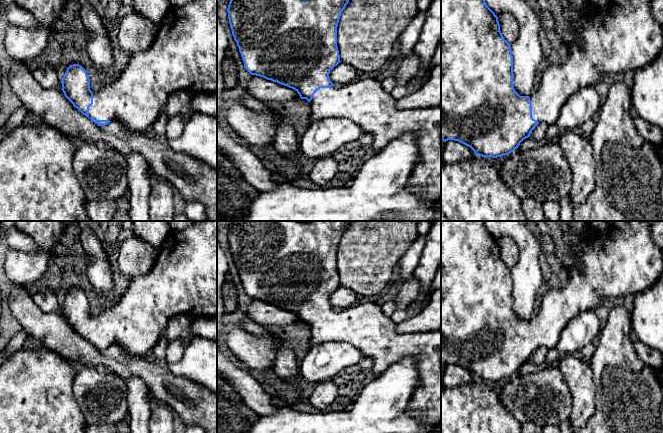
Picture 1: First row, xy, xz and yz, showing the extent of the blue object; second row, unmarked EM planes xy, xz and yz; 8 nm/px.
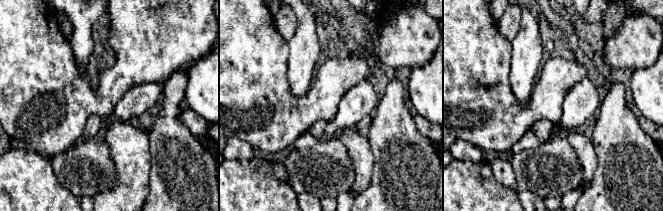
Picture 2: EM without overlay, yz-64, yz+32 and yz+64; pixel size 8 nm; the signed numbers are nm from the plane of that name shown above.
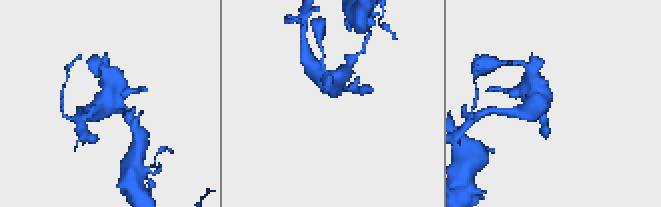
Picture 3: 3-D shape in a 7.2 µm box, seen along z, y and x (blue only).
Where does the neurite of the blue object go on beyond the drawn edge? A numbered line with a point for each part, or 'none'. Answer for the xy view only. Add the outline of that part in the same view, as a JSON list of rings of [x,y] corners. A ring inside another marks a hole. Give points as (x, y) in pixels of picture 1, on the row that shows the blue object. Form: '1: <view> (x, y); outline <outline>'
1: xy (183, 56); outline [[[193,0],[181,7],[171,7],[165,14],[160,29],[156,32],[152,45],[144,50],[130,55],[129,63],[121,75],[113,82],[103,86],[100,90],[93,92],[93,104],[89,107],[89,117],[96,120],[119,120],[124,123],[128,129],[134,132],[147,133],[152,124],[158,118],[162,109],[167,105],[169,97],[176,91],[188,90],[196,93],[217,93],[217,0]]]

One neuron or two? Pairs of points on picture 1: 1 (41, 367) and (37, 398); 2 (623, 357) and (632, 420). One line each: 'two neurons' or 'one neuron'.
1: one neuron
2: one neuron

